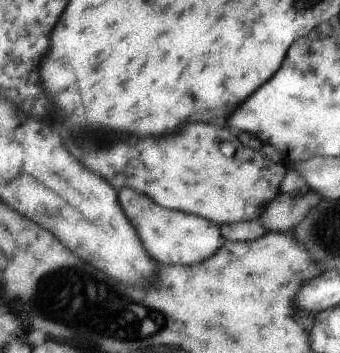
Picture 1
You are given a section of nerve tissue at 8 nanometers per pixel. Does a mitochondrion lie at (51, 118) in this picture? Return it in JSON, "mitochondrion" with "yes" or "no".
{"mitochondrion":"no"}

